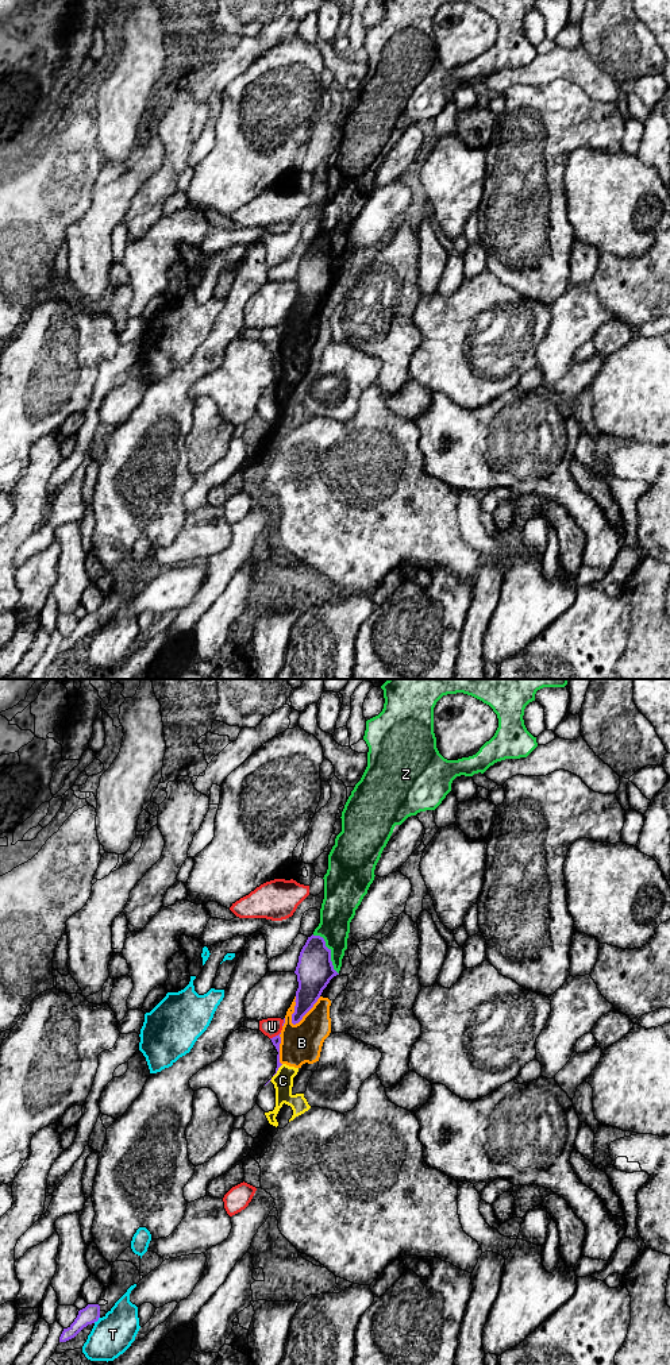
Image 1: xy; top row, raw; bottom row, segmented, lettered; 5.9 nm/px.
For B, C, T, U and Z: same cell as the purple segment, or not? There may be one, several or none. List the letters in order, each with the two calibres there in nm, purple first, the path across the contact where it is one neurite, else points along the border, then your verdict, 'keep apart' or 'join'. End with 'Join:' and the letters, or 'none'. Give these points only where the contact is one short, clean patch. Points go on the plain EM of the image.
B: 220 nm thick on the purple side, 240 nm on the other; border along xy (320, 305), (297, 331), (291, 331); keep apart
C: 50 nm thick on the purple side, 120 nm on the other; border along xy (282, 373), (273, 385); keep apart
T: 110 nm thick on the purple side, 240 nm on the other; keep apart
U: 50 nm thick on the purple side, 110 nm on the other; keep apart
Z: 220 nm thick on the purple side, 200 nm on the other; keep apart
Join: none

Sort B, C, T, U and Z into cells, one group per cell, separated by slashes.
B C Z / T / U

